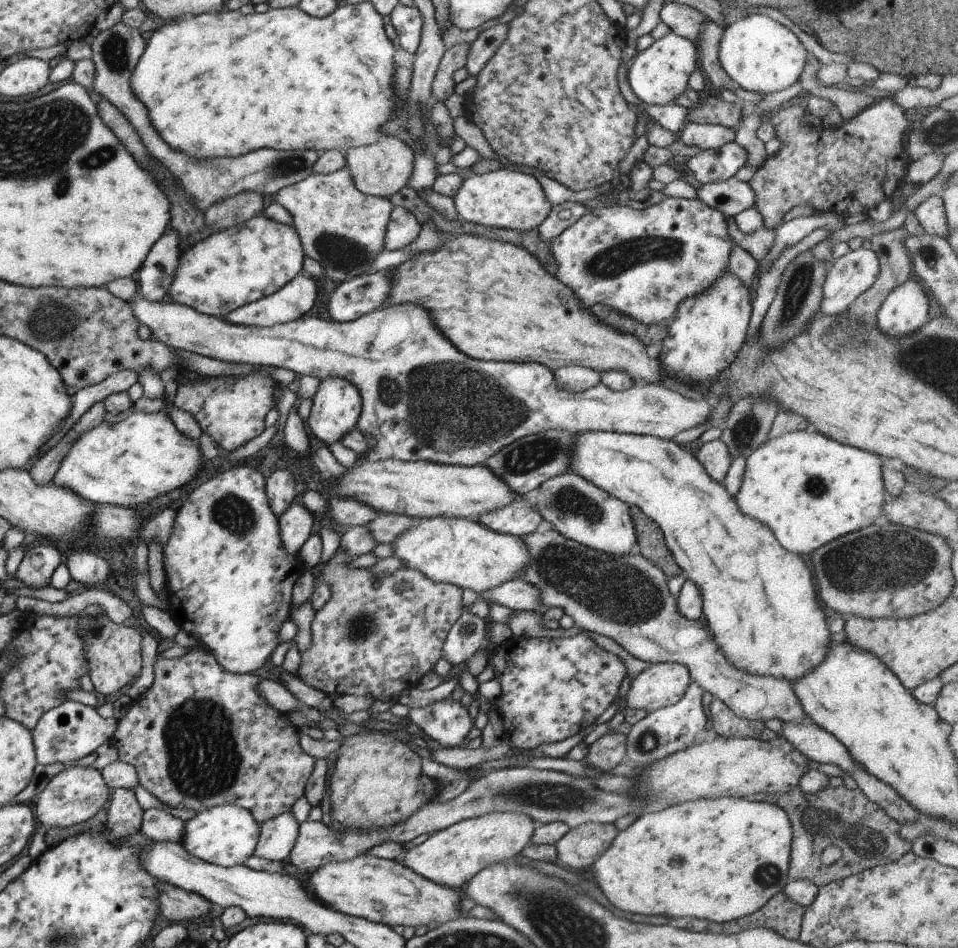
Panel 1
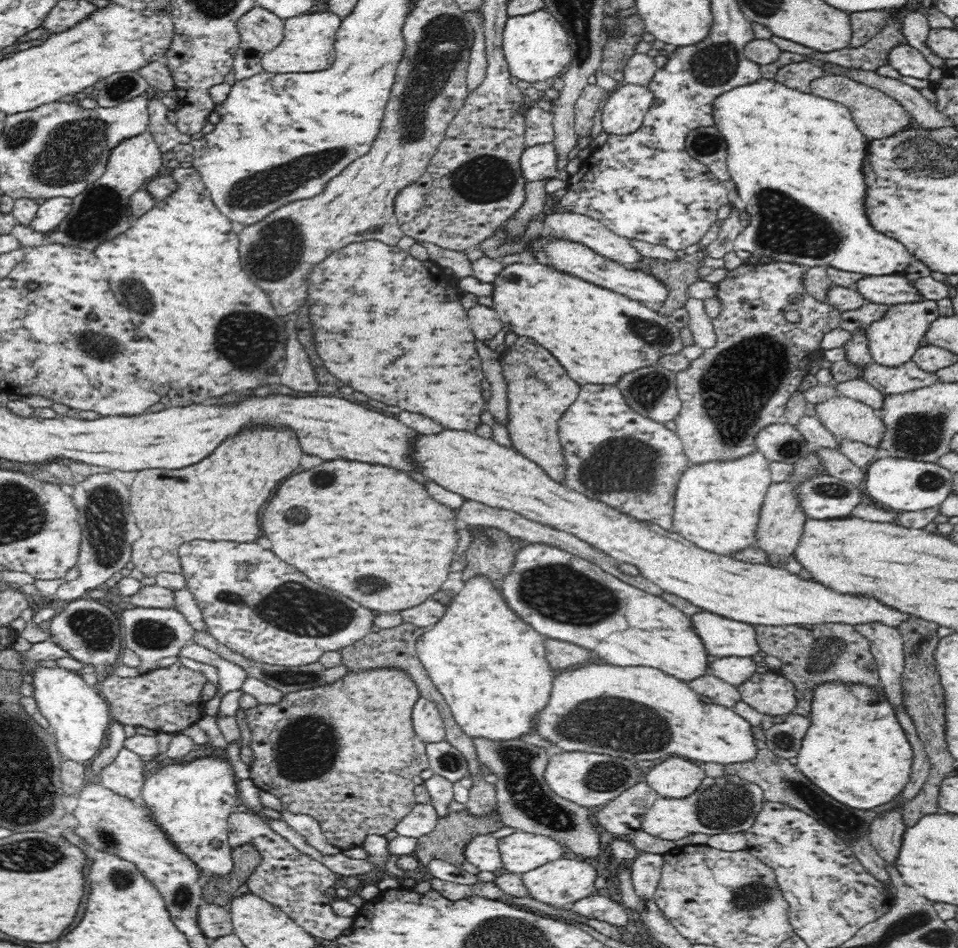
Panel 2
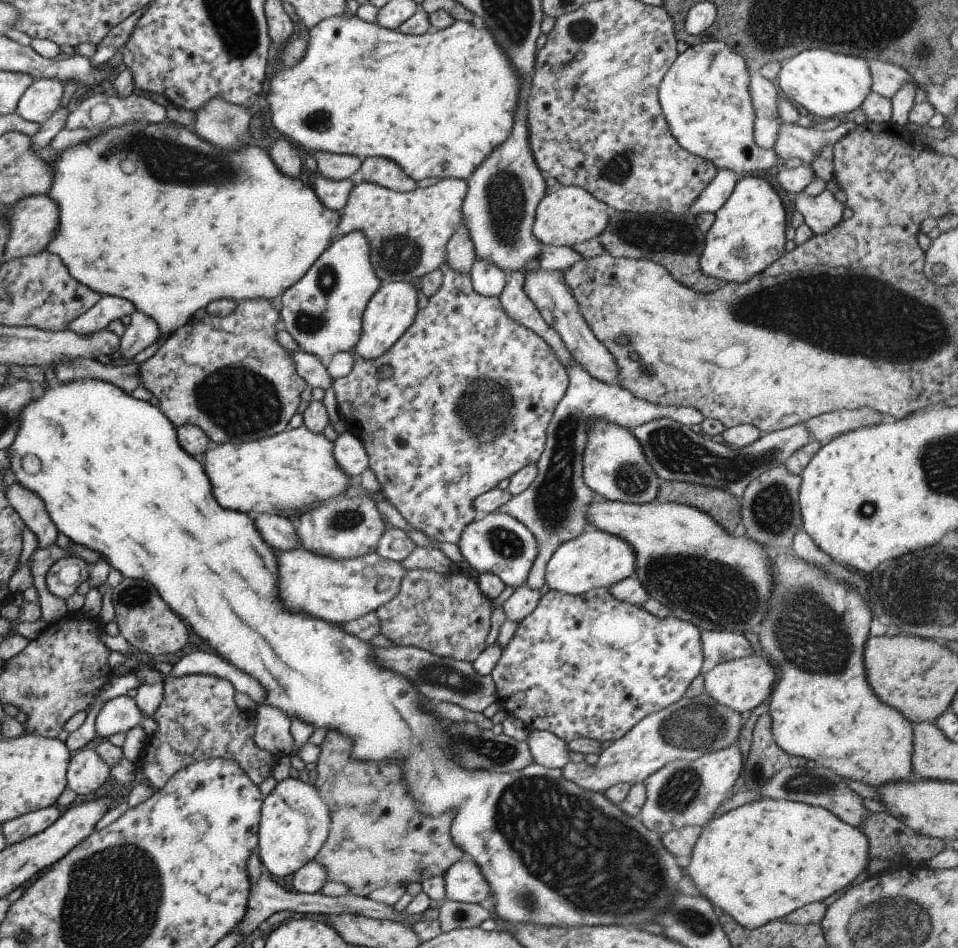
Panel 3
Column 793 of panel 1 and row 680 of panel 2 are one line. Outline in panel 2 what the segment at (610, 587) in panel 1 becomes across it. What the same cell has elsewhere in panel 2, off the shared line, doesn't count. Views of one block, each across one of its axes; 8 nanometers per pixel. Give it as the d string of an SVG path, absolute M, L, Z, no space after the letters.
M706 674L702 678L696 678L688 682L690 688L699 695L710 698L717 705L733 709L741 700L741 694L737 686L730 684L717 676Z

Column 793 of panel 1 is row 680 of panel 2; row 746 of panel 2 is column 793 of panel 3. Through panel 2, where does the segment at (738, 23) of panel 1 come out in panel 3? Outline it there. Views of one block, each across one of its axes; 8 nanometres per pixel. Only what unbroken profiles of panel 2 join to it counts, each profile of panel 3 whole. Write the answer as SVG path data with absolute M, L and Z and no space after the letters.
M805 50L781 64L777 84L785 98L819 118L848 115L871 93L870 65L864 58L833 54L829 50Z

